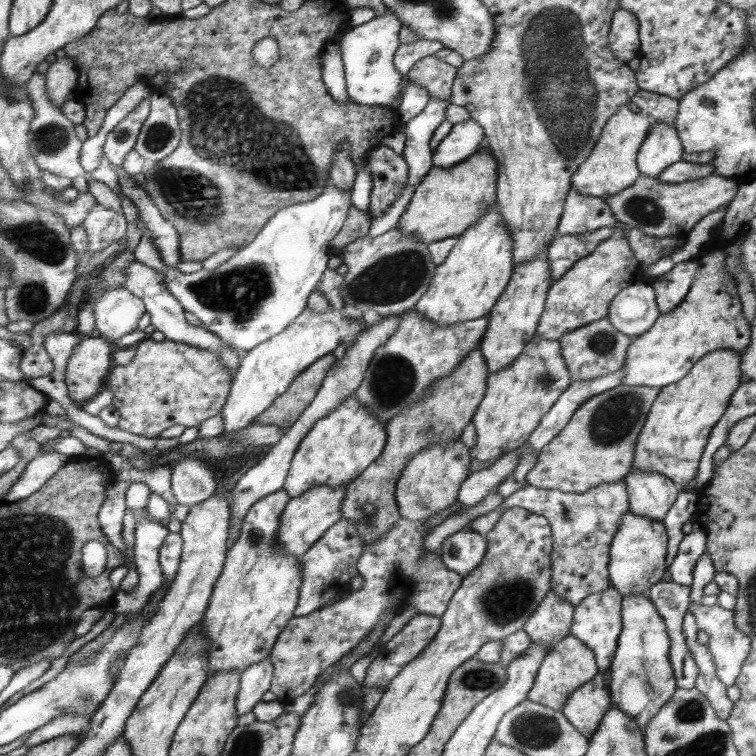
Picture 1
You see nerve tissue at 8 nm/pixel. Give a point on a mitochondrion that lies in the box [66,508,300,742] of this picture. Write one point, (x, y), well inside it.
(85, 699)

